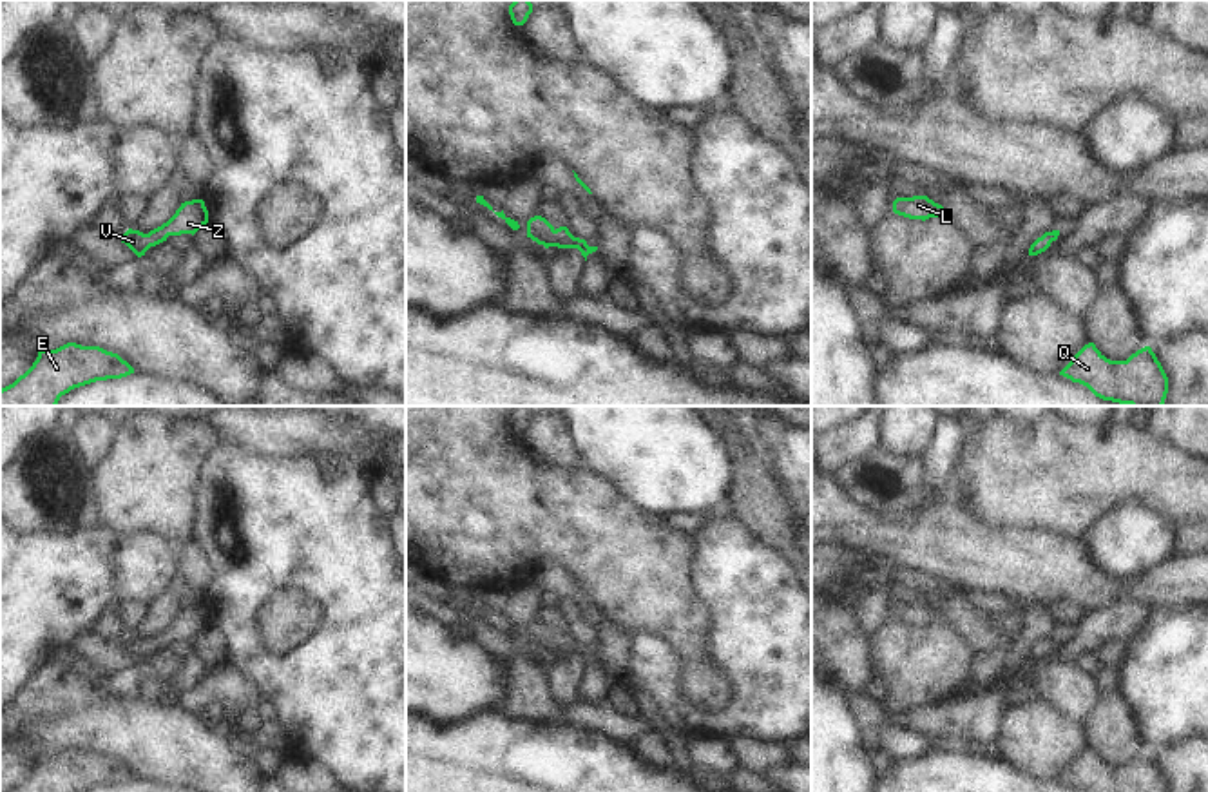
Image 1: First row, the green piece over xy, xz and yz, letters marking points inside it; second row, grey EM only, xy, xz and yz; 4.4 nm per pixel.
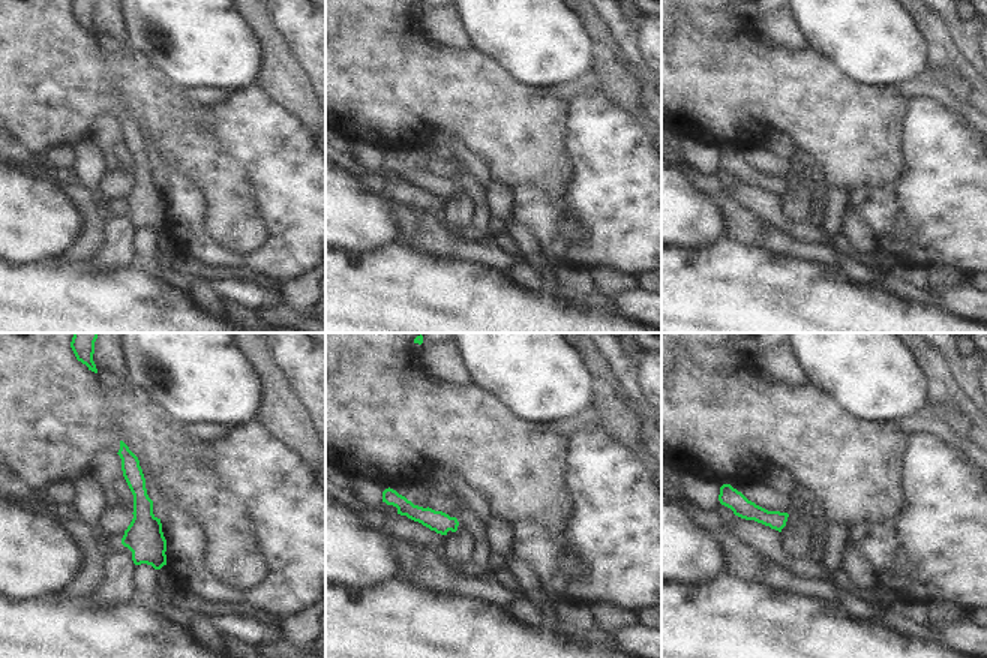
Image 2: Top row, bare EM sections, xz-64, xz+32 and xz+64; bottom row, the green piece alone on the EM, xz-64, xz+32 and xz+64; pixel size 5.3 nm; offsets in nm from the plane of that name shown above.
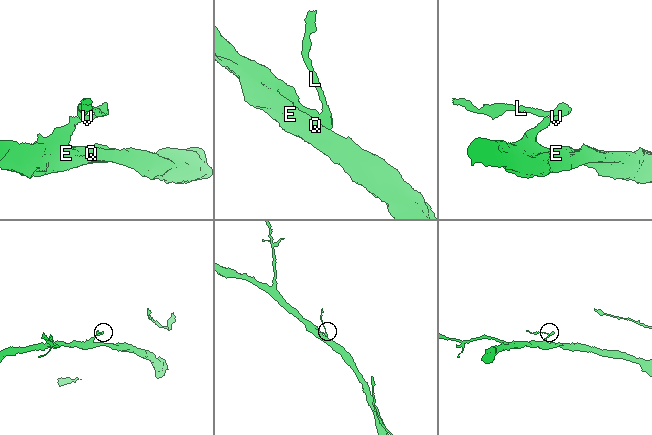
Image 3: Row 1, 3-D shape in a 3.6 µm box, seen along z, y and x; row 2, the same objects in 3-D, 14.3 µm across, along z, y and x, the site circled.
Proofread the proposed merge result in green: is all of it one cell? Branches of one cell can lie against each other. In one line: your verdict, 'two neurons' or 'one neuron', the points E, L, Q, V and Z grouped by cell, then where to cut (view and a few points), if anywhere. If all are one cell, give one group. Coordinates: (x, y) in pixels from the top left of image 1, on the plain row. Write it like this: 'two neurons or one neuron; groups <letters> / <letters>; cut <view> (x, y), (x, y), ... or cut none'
one neuron; groups E L Q V Z; cut none

